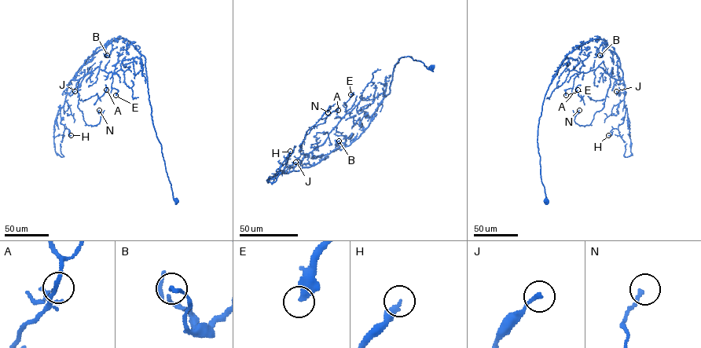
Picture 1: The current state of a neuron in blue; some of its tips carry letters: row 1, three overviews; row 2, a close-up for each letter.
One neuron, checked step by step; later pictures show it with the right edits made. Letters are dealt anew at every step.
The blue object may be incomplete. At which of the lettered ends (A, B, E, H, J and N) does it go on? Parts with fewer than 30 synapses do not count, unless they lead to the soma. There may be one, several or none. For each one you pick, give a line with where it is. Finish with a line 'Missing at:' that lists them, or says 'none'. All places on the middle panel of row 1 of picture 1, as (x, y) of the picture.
Missing at: none

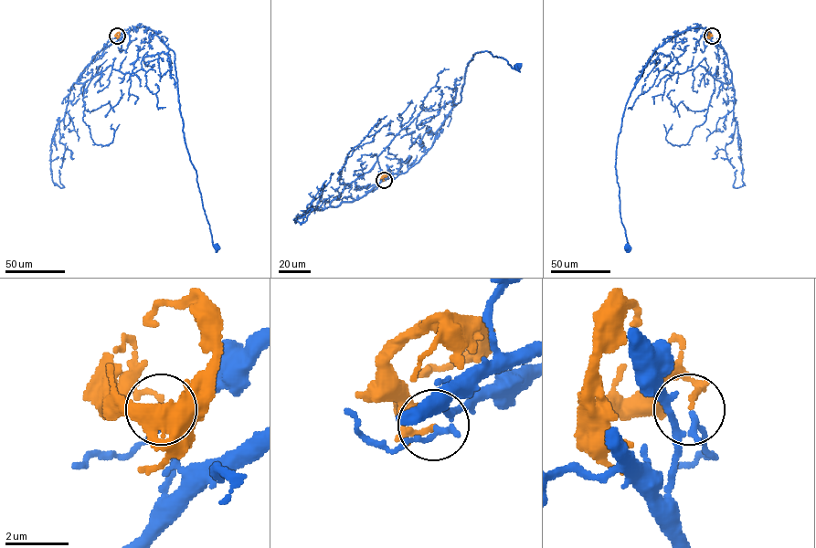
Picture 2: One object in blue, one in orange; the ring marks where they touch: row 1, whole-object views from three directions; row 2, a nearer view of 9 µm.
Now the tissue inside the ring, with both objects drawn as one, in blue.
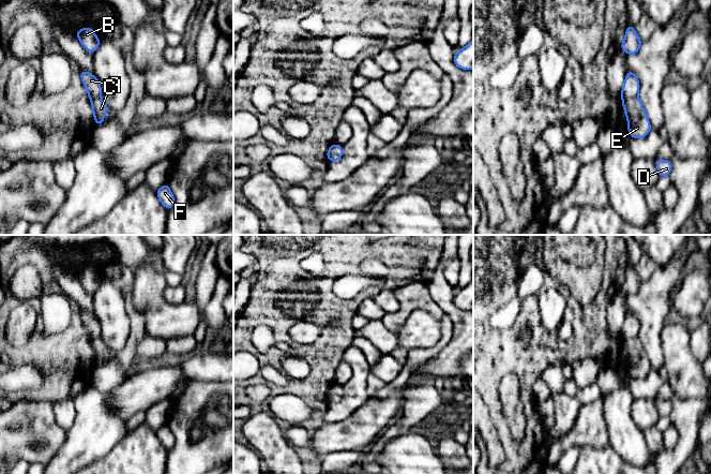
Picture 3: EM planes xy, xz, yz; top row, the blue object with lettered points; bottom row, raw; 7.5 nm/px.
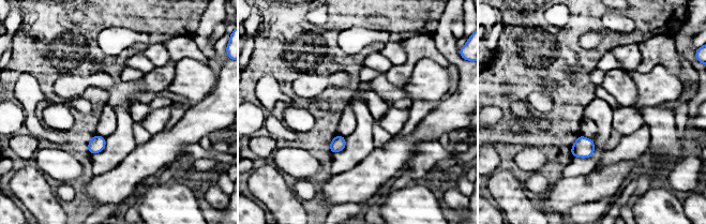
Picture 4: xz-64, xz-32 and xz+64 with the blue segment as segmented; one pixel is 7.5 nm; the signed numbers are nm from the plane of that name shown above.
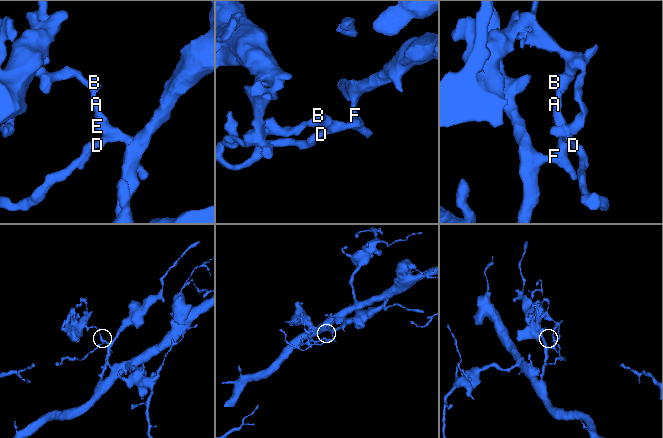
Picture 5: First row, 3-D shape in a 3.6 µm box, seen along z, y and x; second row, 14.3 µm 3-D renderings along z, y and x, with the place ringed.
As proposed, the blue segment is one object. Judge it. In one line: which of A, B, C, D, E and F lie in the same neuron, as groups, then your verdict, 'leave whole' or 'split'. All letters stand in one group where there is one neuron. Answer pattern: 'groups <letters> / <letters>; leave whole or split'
groups A B C D E F; leave whole

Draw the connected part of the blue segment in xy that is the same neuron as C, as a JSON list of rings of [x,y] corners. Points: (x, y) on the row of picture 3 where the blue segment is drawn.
[[[80,71],[80,79],[86,87],[86,91],[91,101],[91,107],[93,109],[94,124],[105,123],[104,117],[109,110],[109,107],[102,99],[102,87],[100,80],[87,71]]]

